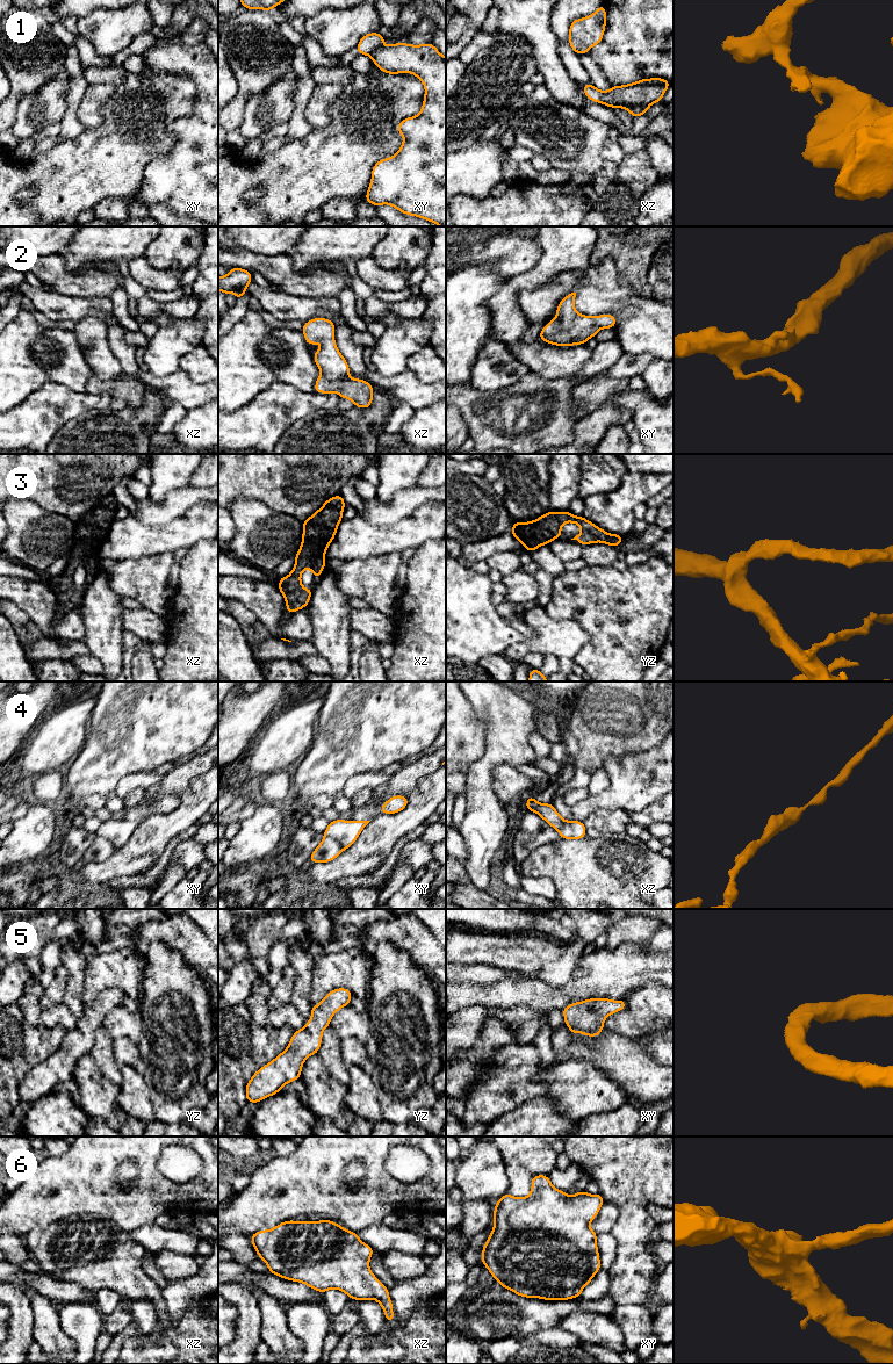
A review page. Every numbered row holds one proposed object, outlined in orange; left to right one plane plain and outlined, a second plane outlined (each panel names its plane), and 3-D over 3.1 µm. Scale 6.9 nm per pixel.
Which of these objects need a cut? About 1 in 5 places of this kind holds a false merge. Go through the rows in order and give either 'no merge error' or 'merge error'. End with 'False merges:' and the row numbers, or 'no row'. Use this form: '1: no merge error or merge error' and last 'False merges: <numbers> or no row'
1: merge error
2: no merge error
3: no merge error
4: merge error
5: no merge error
6: no merge error
False merges: 1, 4

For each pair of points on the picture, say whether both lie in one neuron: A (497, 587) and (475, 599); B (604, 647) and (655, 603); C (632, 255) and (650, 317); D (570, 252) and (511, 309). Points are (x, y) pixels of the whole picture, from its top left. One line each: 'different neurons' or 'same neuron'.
A: different neurons
B: same neuron
C: different neurons
D: same neuron

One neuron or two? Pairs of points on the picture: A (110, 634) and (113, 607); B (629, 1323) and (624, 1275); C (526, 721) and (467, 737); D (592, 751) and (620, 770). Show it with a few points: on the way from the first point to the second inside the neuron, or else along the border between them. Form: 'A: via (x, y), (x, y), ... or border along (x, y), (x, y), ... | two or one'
A: via (110, 627), (110, 614) | one
B: border along (652, 1303), (617, 1305) | two
C: via (511, 721), (482, 724) | one
D: border along (632, 752), (609, 756), (603, 762) | two

